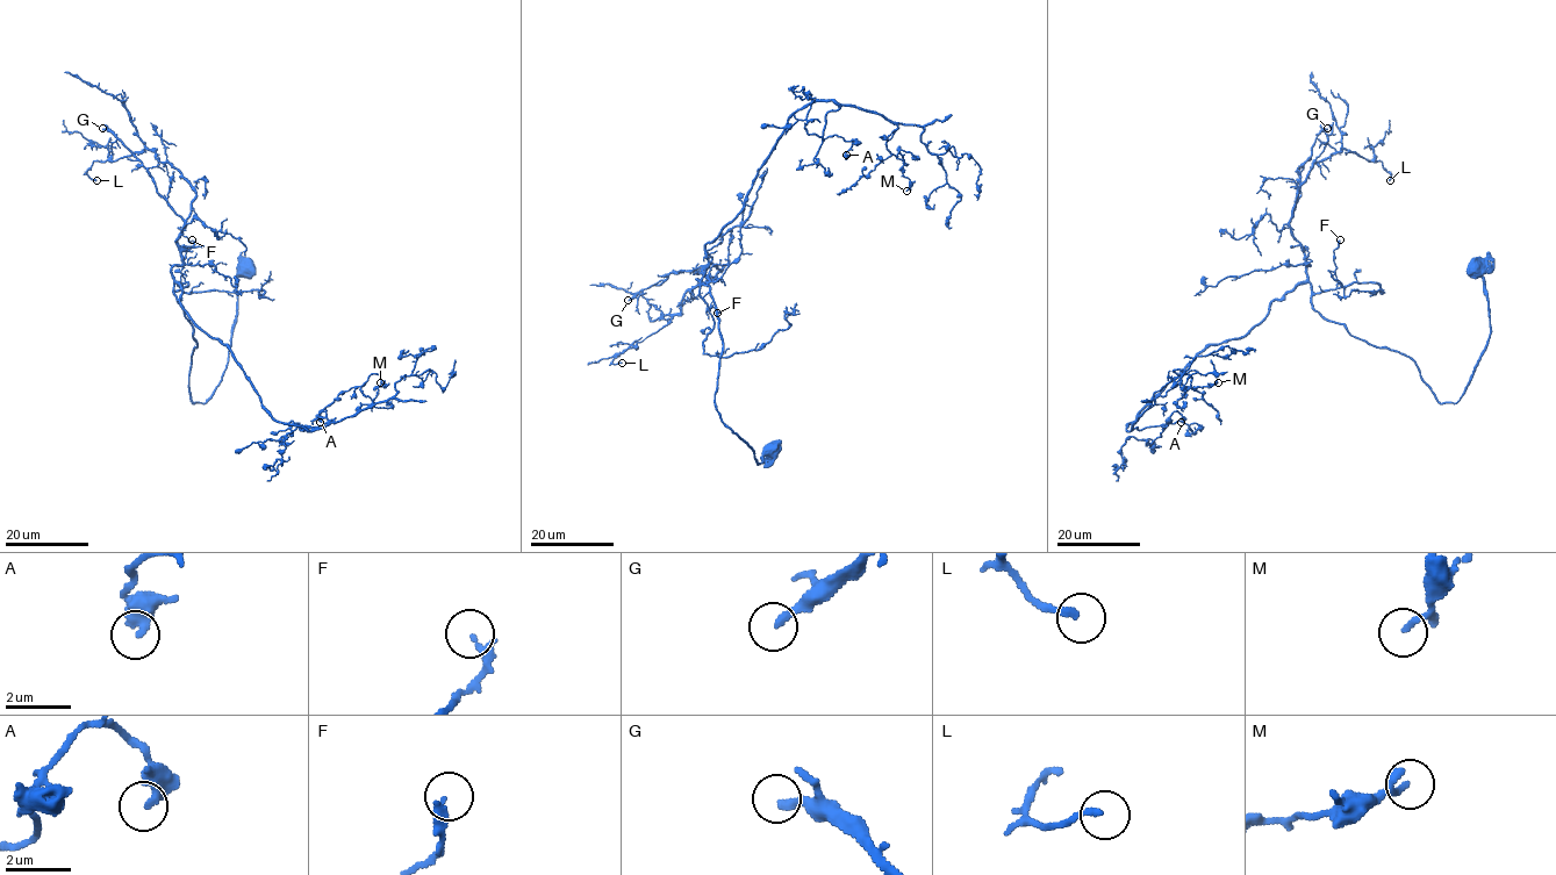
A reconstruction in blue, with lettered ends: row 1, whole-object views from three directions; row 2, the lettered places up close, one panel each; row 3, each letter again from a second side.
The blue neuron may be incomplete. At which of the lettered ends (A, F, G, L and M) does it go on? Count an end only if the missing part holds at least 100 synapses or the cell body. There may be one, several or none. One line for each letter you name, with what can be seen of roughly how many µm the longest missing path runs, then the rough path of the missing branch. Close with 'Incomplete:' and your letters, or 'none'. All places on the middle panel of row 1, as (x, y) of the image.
Incomplete: none

